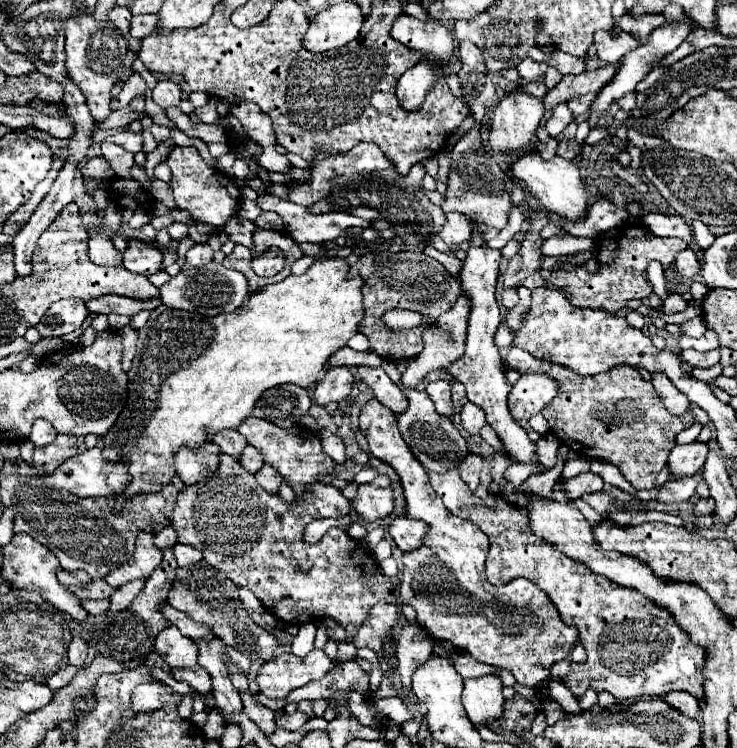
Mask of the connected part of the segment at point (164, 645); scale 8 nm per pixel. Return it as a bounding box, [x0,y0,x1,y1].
[154,626,198,668]

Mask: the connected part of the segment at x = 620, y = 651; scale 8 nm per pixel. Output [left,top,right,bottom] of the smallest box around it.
[430,470,706,700]

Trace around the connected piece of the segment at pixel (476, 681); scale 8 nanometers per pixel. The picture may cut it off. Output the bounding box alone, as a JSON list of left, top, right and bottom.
[462,674,504,726]

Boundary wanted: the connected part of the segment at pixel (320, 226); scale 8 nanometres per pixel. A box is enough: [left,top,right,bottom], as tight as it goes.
[260,196,370,242]

